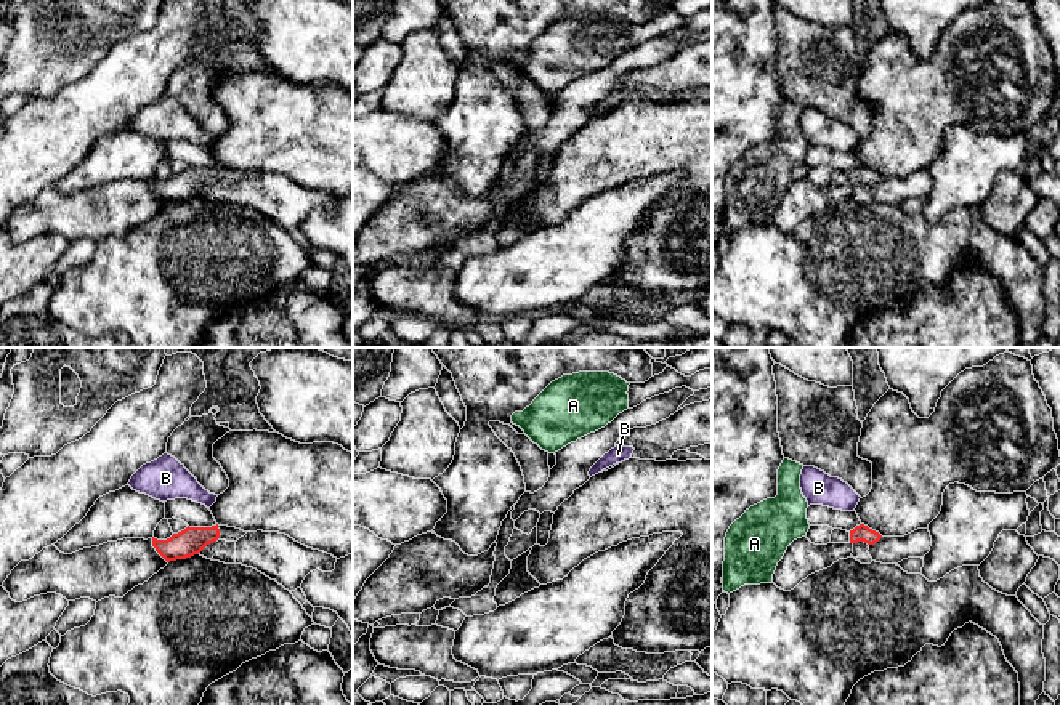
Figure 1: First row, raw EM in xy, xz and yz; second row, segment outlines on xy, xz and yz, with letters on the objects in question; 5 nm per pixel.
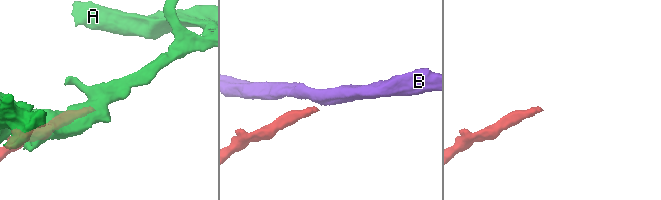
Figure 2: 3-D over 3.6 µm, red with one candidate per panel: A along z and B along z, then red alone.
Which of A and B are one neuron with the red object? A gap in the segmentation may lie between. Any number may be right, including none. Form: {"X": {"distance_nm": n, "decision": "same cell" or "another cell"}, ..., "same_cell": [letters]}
{"A": {"distance_nm": 200, "decision": "another cell"}, "B": {"distance_nm": 80, "decision": "another cell"}, "same_cell": []}

